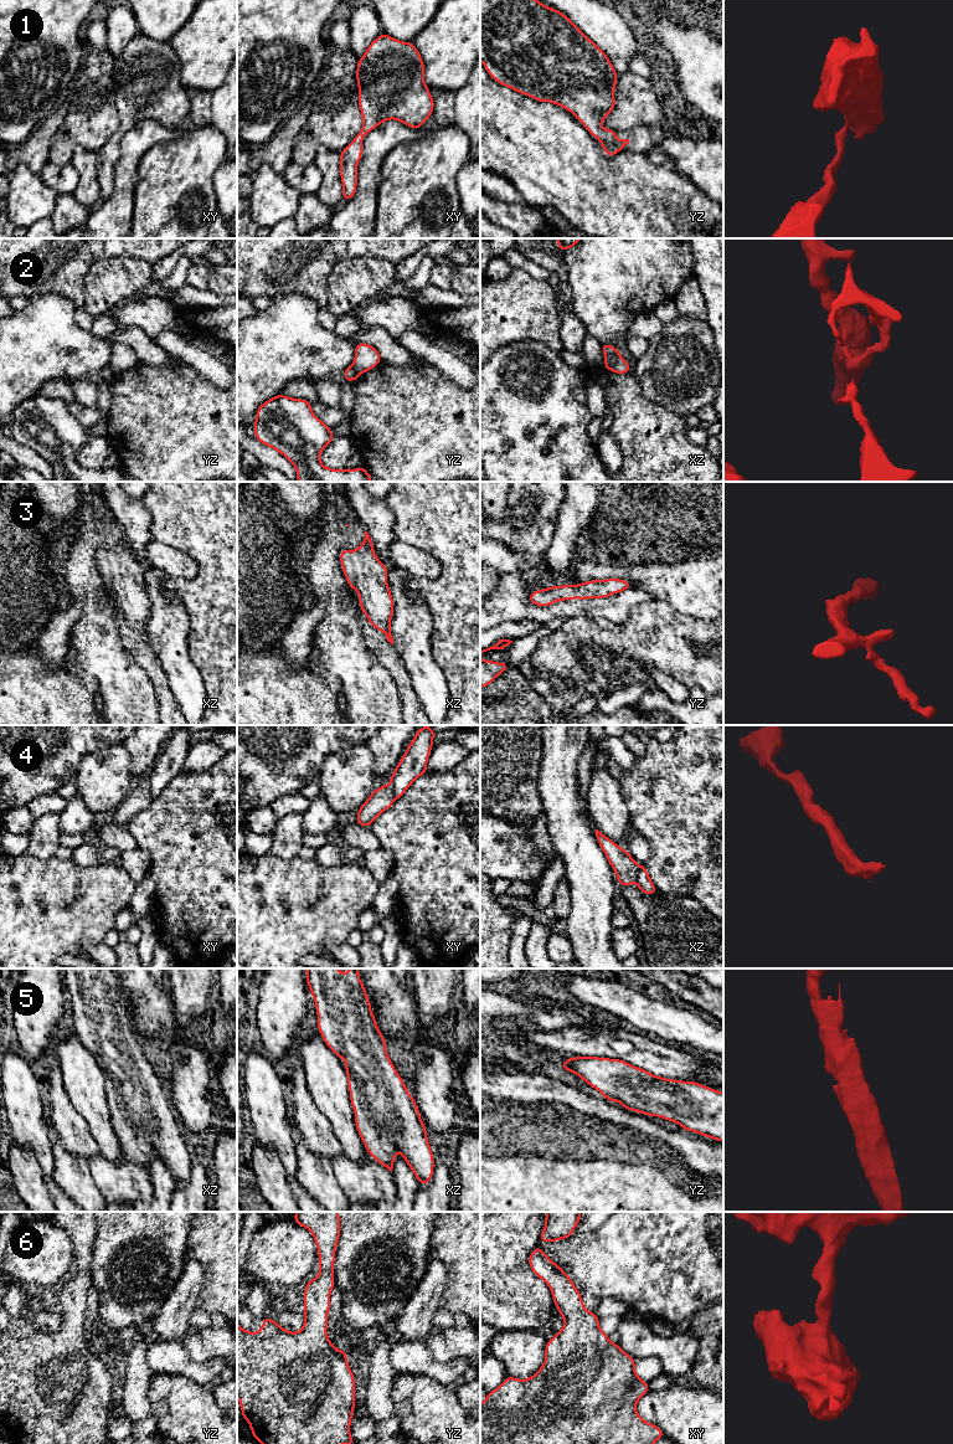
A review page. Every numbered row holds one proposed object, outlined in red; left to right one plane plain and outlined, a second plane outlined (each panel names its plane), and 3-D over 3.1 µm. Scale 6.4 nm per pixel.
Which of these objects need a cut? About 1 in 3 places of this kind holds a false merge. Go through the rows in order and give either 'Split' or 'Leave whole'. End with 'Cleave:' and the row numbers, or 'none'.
1: Leave whole
2: Split
3: Leave whole
4: Split
5: Leave whole
6: Leave whole
Cleave: 2, 4

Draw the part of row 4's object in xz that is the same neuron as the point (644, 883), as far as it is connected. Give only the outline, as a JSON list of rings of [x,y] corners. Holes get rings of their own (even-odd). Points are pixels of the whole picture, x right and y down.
[[[644,864],[637,867],[637,885],[645,895],[653,895],[656,893],[656,888],[651,882]]]

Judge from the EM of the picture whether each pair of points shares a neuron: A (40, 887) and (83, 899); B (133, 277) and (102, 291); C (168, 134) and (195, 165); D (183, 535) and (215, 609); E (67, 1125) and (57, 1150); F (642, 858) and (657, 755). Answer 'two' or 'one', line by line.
A: one
B: one
C: two
D: one
E: two
F: two

